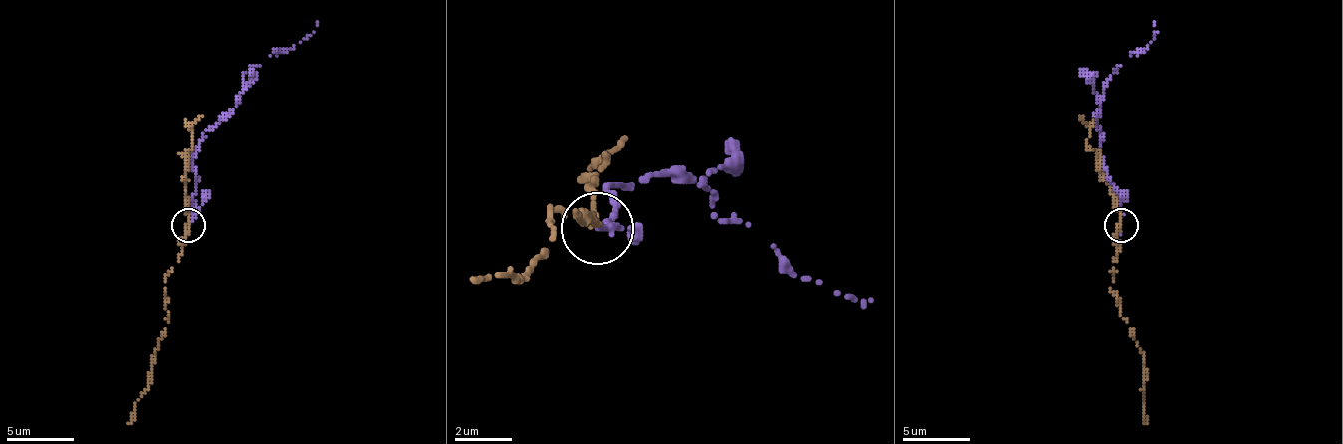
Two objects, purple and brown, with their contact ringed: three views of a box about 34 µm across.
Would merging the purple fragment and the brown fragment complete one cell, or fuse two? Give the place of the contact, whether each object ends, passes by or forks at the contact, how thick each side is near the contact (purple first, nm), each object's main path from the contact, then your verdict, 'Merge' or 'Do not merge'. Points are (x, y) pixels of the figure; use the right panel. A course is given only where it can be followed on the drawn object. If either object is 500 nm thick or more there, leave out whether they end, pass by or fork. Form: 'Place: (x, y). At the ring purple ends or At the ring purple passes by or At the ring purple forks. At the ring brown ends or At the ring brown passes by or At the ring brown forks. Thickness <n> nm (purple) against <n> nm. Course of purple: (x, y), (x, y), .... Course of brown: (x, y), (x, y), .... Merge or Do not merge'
Place: (1121, 225). At the ring purple ends. At the ring brown passes by. Thickness 220 nm (purple) against 240 nm. Course of purple: (1120, 224), (1120, 201), (1103, 157), (1097, 109), (1103, 82), (1134, 52), (1144, 52), (1154, 39), (1154, 22). Course of brown: (1120, 224), (1110, 292), (1144, 356), (1144, 423). Do not merge

